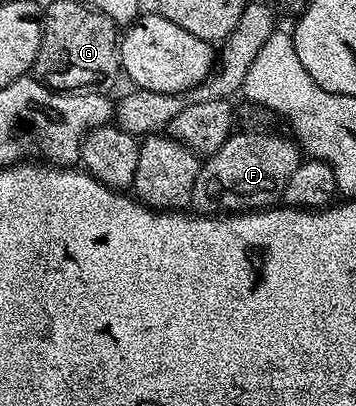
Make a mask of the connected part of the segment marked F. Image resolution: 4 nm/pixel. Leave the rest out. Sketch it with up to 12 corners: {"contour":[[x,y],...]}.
{"contour":[[232,133],[200,164],[199,215],[282,202],[301,160],[279,133]]}

